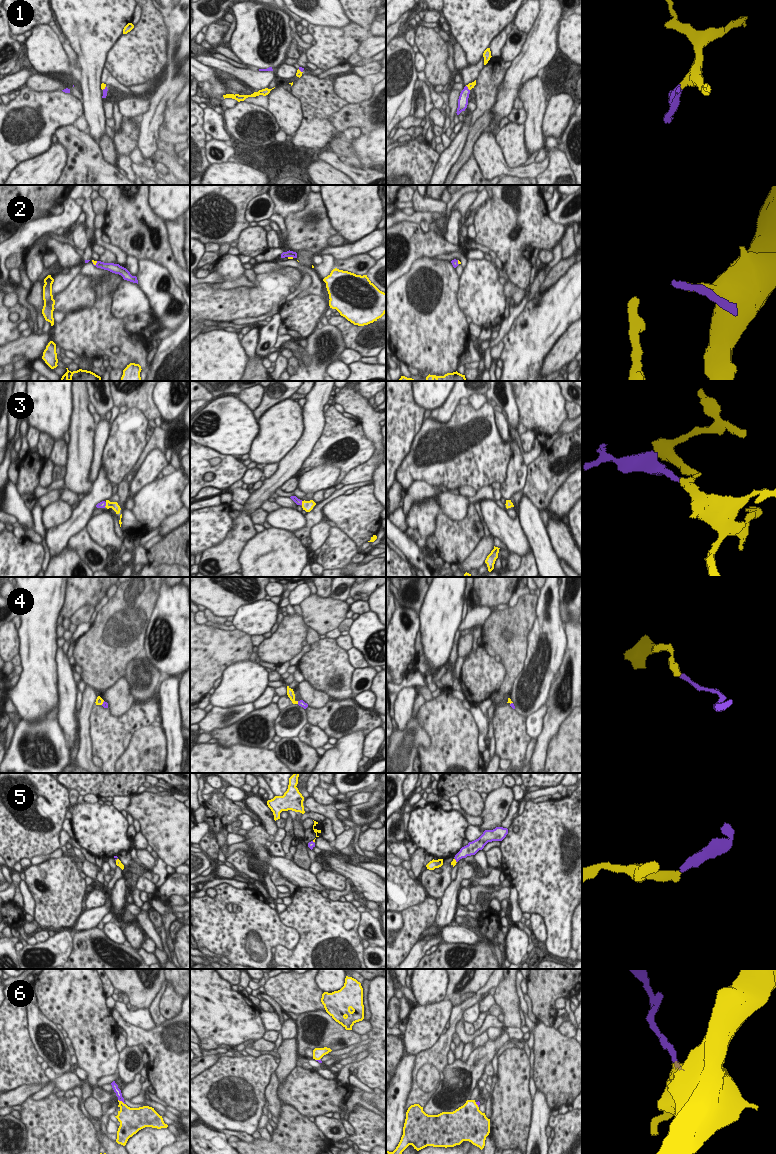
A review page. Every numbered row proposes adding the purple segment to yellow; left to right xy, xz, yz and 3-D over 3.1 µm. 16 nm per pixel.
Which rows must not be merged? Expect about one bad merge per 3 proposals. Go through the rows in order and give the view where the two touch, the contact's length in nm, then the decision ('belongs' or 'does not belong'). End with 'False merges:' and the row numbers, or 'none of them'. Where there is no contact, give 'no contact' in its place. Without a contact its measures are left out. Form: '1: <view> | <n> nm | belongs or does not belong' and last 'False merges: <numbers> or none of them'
1: yz | 110 nm | belongs
2: xy | 100 nm | does not belong
3: xz | 70 nm | belongs
4: xy | 80 nm | belongs
5: yz | 70 nm | belongs
6: xy | 140 nm | belongs
False merges: 2

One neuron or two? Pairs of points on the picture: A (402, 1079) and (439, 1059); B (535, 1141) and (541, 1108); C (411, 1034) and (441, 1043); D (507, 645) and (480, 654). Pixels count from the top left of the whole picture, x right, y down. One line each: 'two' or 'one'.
A: two
B: one
C: two
D: two

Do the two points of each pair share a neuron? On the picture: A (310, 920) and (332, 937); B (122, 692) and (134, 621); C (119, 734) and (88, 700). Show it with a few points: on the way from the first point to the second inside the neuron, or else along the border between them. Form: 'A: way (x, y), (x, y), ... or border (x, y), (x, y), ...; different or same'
A: way (315, 920), (327, 932); same
B: border (124, 675), (105, 690); different
C: border (95, 704), (90, 717), (90, 729); different

